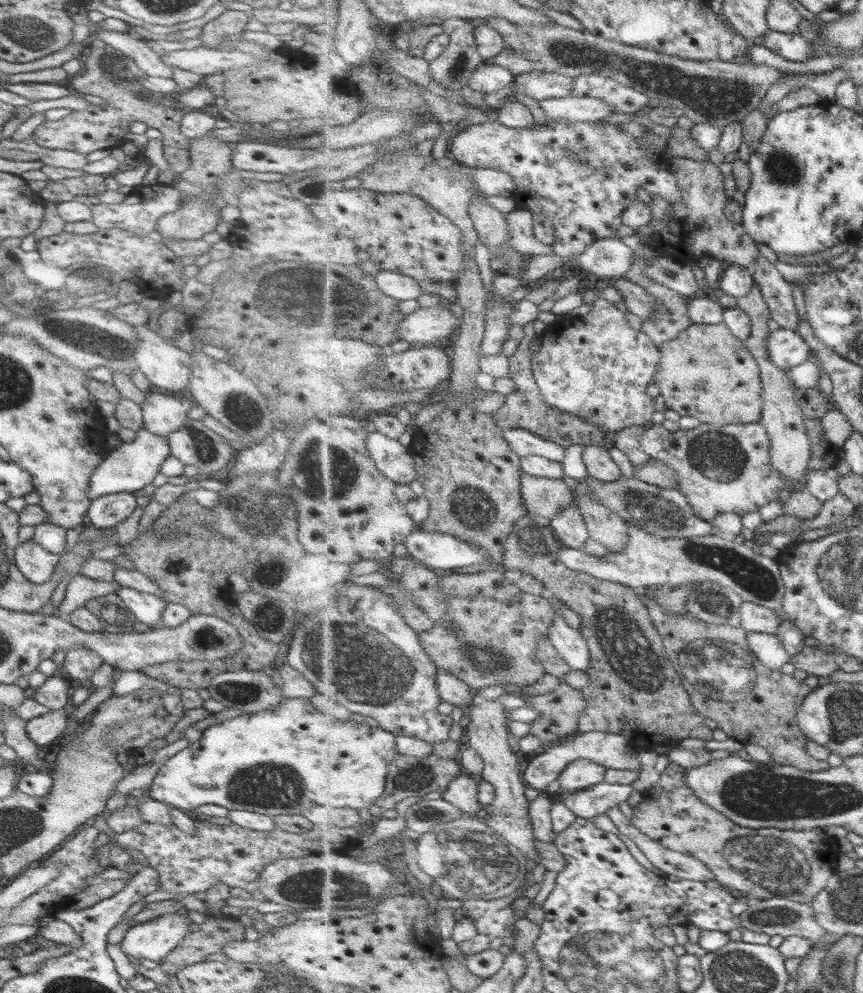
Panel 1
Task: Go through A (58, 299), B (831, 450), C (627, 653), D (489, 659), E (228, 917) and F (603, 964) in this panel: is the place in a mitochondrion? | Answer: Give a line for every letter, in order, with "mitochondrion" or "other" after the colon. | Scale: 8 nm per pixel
A: mitochondrion
B: other
C: mitochondrion
D: mitochondrion
E: other
F: mitochondrion

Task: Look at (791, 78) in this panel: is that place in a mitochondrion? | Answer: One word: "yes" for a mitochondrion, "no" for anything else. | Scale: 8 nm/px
no

